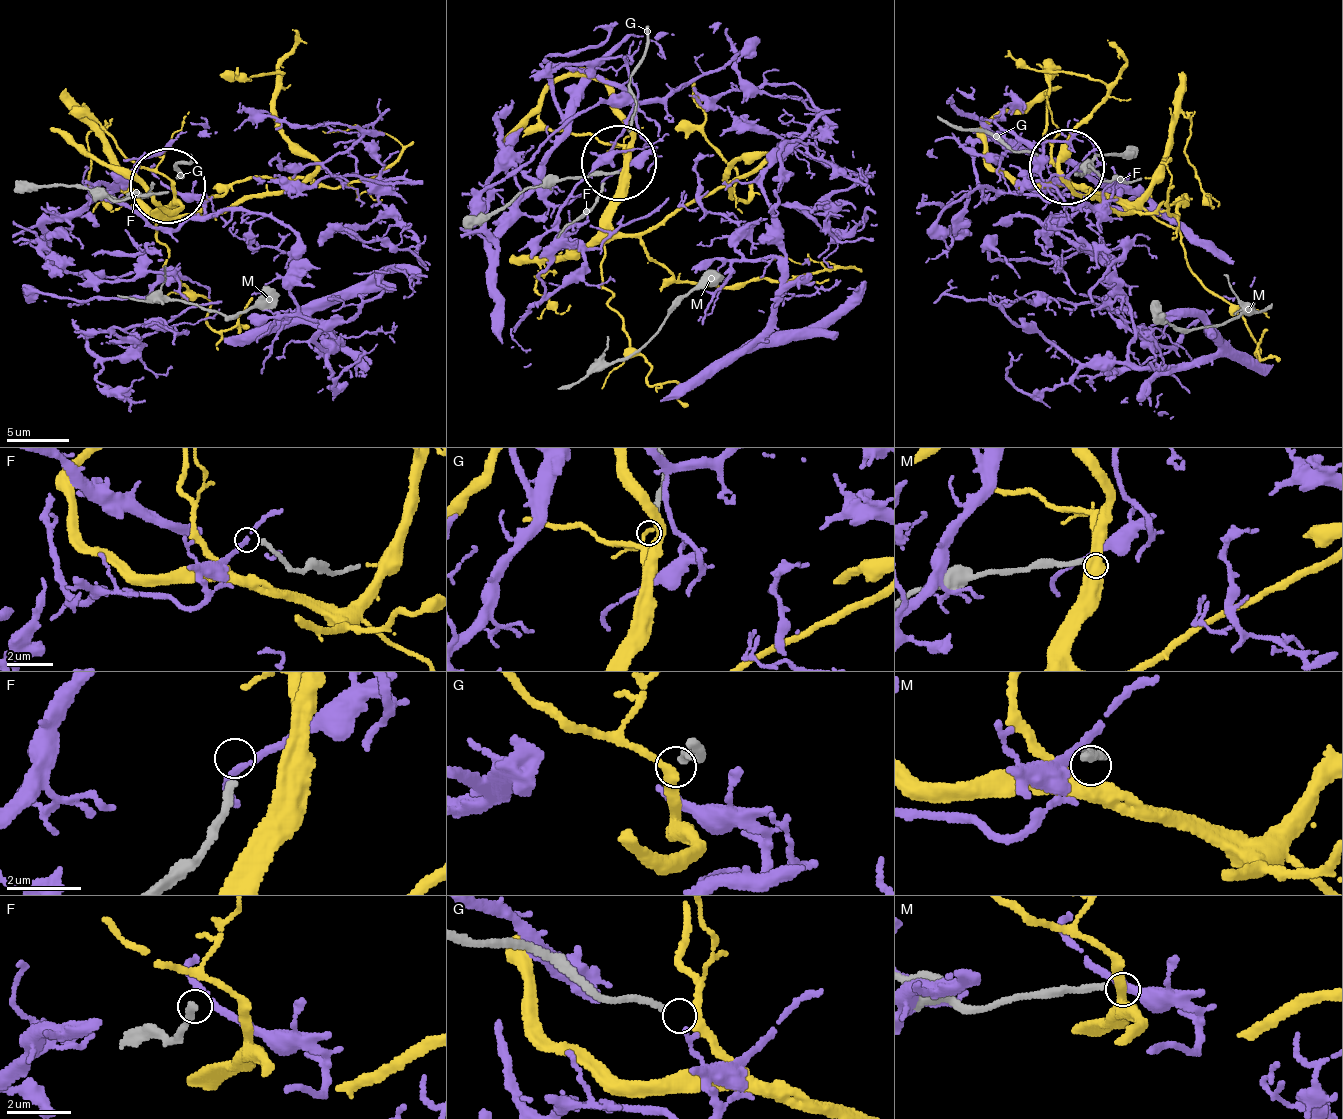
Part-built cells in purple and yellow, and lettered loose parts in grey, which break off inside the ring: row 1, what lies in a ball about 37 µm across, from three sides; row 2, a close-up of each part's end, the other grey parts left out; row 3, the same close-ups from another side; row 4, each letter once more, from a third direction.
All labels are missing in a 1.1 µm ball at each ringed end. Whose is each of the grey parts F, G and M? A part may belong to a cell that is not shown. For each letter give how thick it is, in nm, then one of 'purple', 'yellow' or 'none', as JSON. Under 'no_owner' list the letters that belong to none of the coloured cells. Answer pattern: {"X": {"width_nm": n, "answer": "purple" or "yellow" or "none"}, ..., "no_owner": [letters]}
{"F": {"width_nm": 190, "answer": "none"}, "G": {"width_nm": 200, "answer": "yellow"}, "M": {"width_nm": 220, "answer": "none"}, "no_owner": ["F", "M"]}

